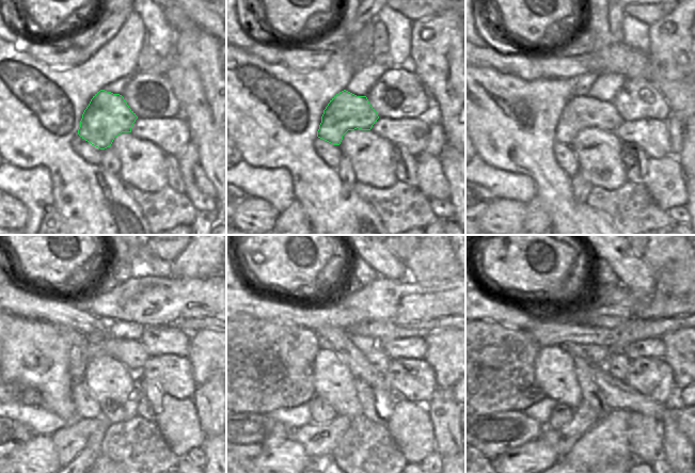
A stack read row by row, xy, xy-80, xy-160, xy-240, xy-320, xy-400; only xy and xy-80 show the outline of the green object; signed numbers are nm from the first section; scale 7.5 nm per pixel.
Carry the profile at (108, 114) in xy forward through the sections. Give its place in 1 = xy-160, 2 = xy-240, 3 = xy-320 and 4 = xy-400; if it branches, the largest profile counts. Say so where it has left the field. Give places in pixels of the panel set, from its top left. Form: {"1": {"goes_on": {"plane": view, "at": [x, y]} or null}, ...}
{"1": {"goes_on": {"plane": "xy-160", "at": [581, 112]}}, "2": {"goes_on": {"plane": "xy-240", "at": [132, 355]}}, "3": {"goes_on": {"plane": "xy-320", "at": [378, 359]}}, "4": {"goes_on": {"plane": "xy-400", "at": [617, 364]}}}

